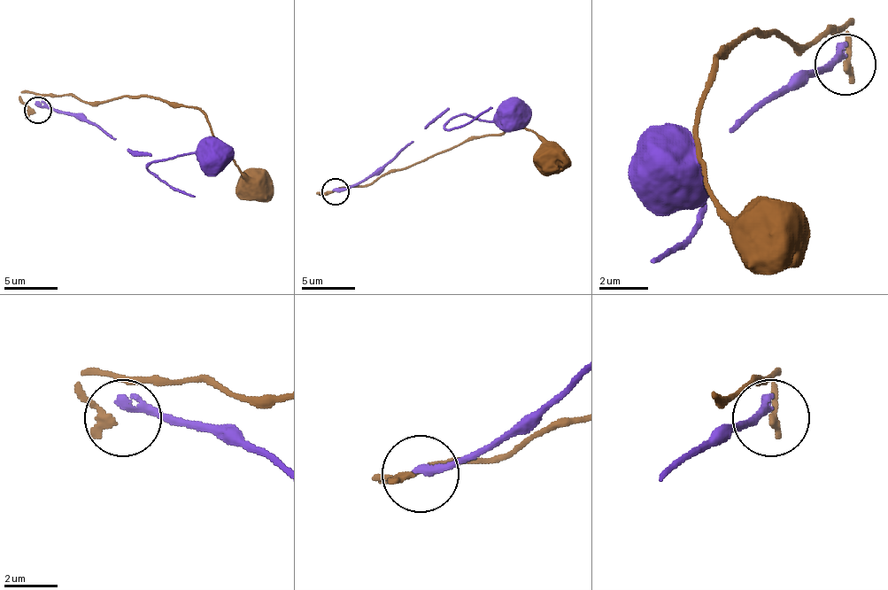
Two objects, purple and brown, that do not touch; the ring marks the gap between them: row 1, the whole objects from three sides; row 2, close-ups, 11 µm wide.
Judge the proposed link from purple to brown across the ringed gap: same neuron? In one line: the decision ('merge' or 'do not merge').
do not merge

